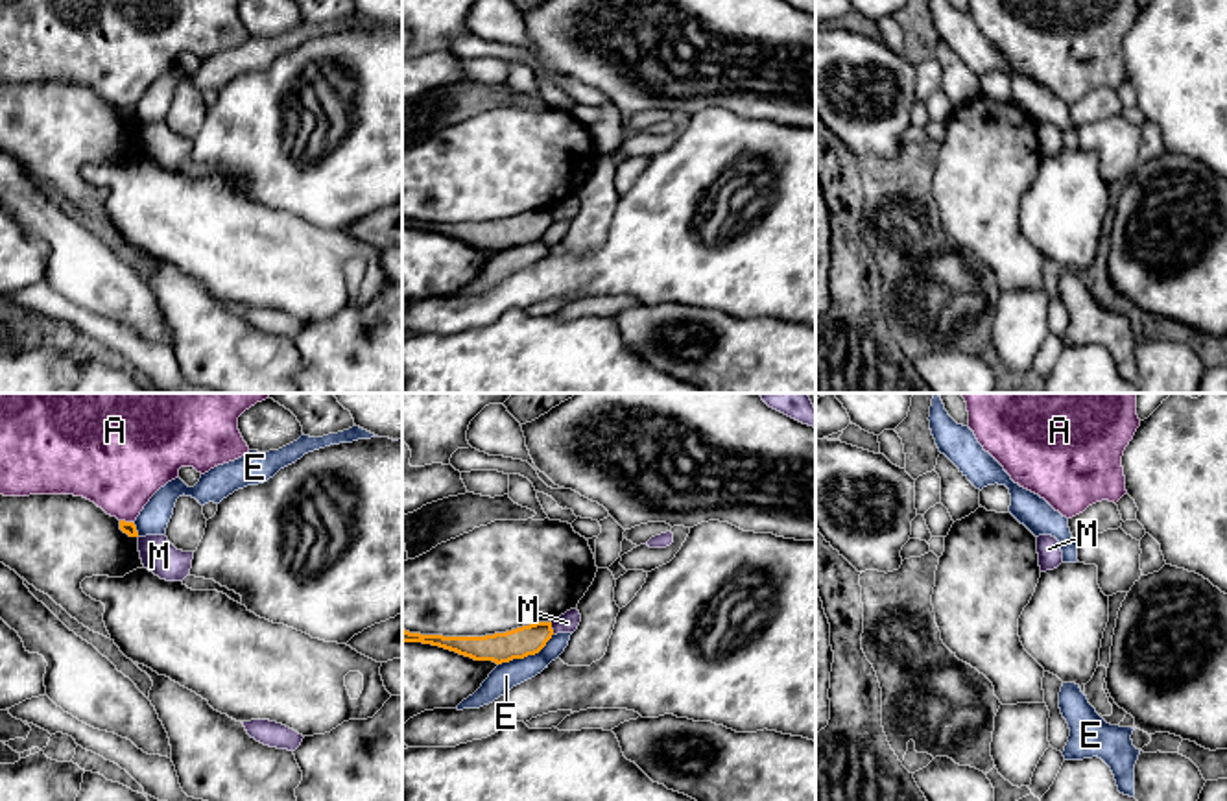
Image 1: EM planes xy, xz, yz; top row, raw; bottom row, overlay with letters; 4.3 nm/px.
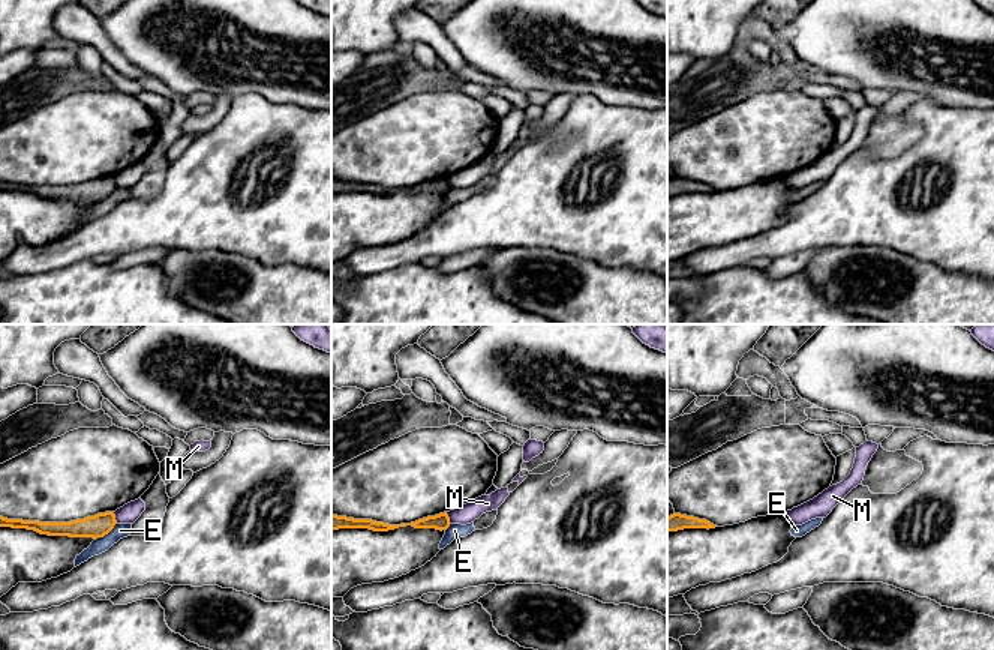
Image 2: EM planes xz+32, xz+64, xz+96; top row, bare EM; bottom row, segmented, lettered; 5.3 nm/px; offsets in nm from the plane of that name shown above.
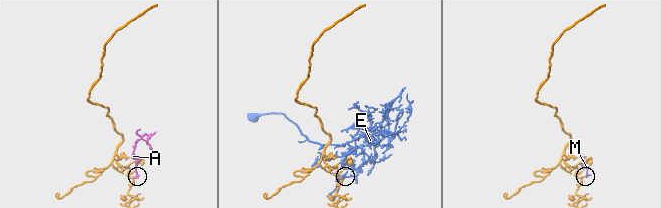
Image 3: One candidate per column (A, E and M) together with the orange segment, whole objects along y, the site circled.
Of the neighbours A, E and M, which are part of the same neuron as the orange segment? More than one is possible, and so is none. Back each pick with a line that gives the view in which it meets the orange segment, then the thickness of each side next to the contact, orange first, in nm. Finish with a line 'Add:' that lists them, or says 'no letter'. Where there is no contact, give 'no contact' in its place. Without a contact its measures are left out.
Add: no letter

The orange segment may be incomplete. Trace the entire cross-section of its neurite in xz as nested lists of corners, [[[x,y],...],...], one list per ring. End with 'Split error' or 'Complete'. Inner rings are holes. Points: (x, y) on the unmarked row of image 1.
[[[535,209],[506,220],[485,223],[421,221],[402,216],[402,229],[432,231],[474,247],[493,247],[502,251],[513,245],[524,245],[528,242],[539,240],[552,225],[552,221],[552,209]]]. Complete

